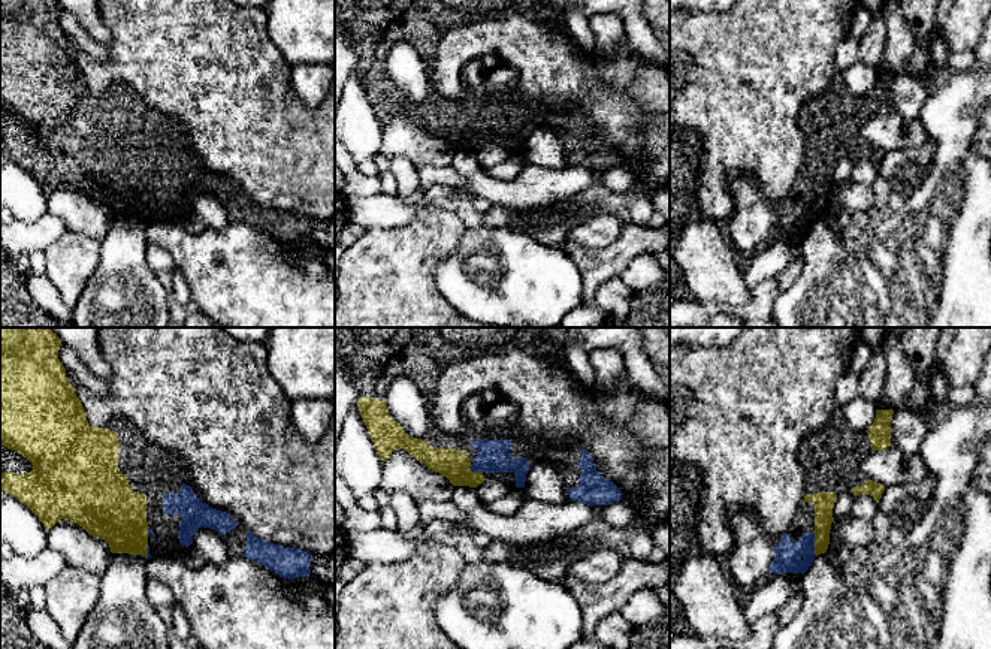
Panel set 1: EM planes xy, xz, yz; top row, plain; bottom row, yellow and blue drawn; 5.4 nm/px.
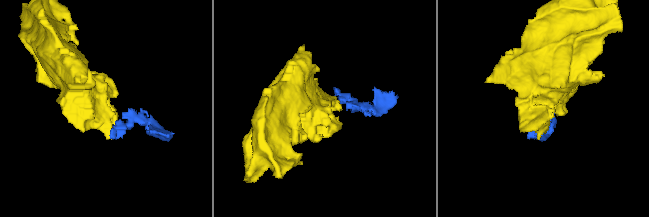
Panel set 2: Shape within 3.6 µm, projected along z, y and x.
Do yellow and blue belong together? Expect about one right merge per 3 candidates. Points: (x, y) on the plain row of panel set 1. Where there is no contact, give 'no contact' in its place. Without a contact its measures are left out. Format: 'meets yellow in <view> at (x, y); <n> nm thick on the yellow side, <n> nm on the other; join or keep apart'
meets yellow in yz at (815, 208); 110 nm thick on the yellow side, 140 nm on the other; join

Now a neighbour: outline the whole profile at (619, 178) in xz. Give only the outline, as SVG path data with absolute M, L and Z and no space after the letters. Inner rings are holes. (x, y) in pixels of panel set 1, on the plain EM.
M623 164L604 170L599 181L616 193L628 191L635 182L631 170Z

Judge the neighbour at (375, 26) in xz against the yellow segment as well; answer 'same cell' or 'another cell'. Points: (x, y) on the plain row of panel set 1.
same cell

